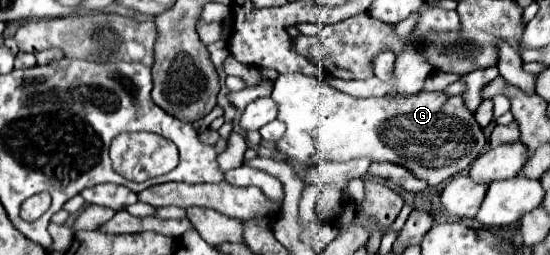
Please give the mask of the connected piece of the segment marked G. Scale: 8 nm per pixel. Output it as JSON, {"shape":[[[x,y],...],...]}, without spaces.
{"shape":[[[303,73],[279,75],[273,85],[273,101],[277,105],[277,119],[287,125],[285,135],[275,143],[275,149],[285,155],[285,161],[297,163],[299,177],[305,177],[305,171],[327,163],[327,161],[351,161],[365,157],[369,161],[389,161],[409,169],[417,179],[423,179],[429,187],[437,187],[447,181],[461,169],[469,167],[485,147],[483,129],[477,125],[473,113],[465,107],[461,95],[447,97],[445,93],[421,91],[409,97],[351,97],[319,77],[309,77]]]}

